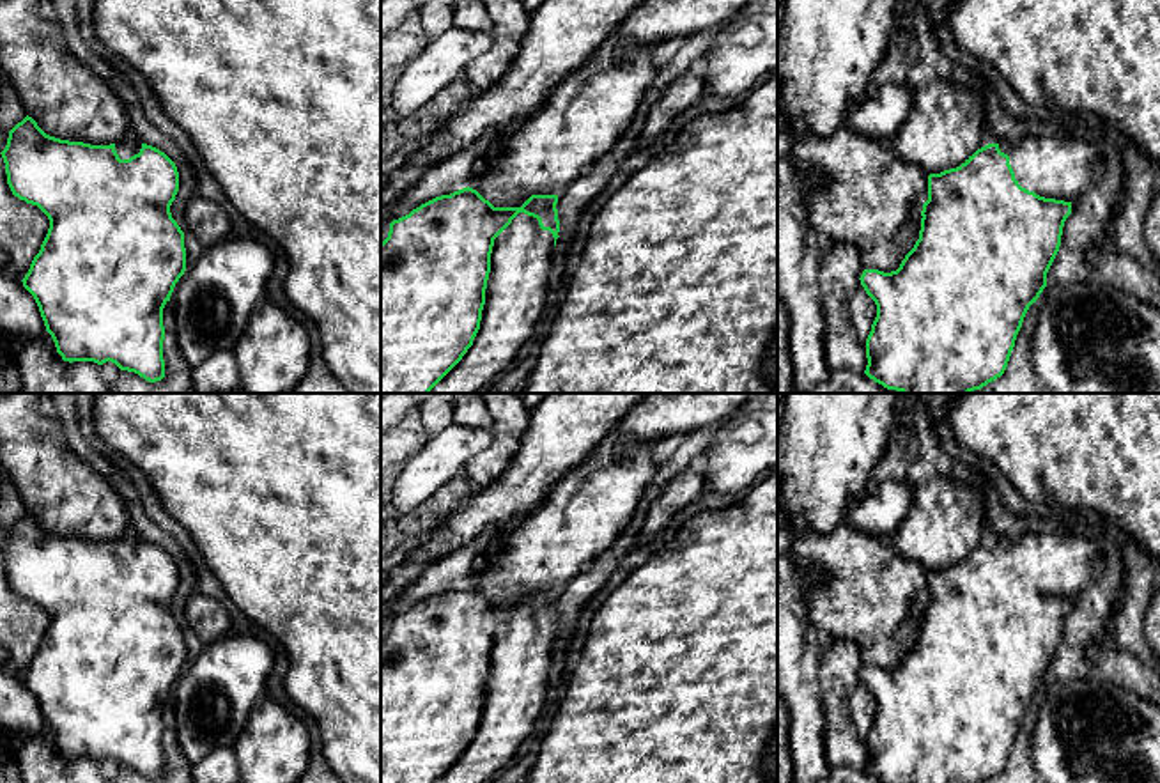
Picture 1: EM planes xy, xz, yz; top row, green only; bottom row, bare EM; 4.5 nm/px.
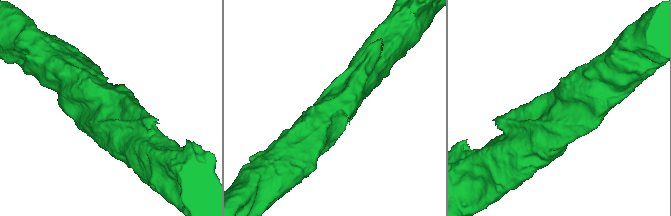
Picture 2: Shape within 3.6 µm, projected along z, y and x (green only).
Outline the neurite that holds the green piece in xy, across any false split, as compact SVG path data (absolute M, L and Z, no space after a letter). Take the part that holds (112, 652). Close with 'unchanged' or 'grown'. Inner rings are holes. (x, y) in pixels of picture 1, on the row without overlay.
M28 512L9 528L0 551L12 592L37 602L50 616L41 647L21 678L34 693L57 749L69 760L112 758L149 779L161 778L165 774L163 705L186 668L184 629L170 609L179 588L175 560L159 546L138 537L110 542L60 537L46 531Z; grown

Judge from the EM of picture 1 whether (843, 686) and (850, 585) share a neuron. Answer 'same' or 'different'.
same

